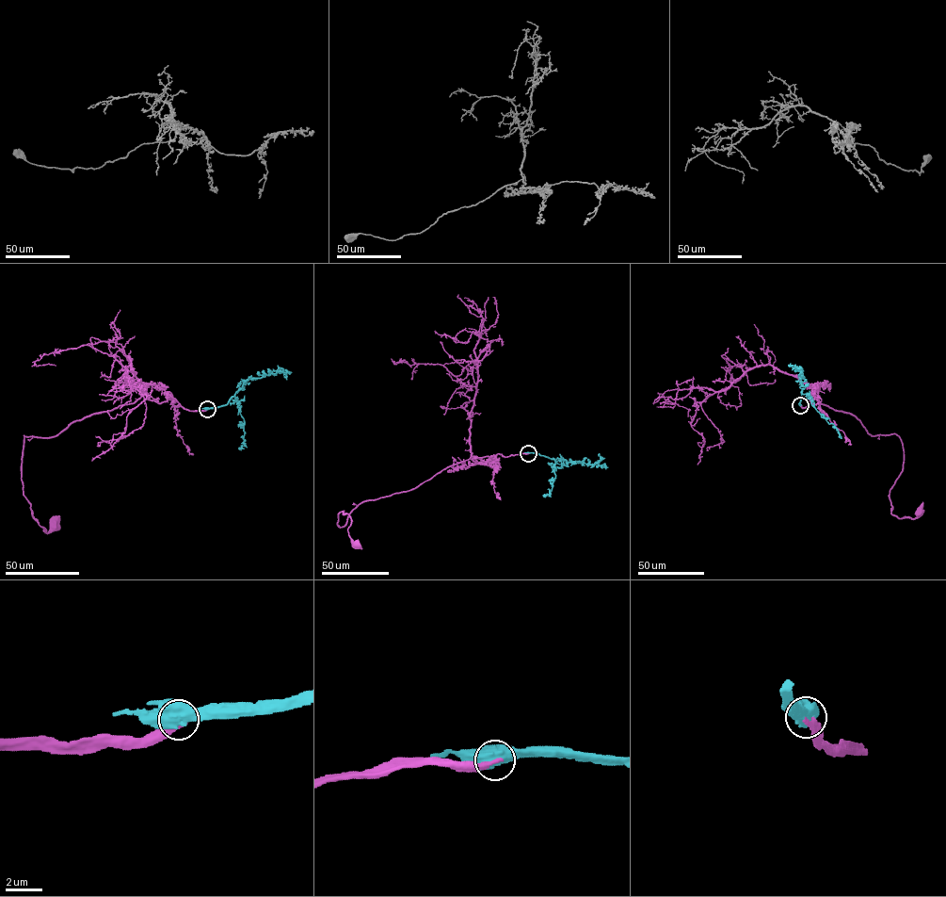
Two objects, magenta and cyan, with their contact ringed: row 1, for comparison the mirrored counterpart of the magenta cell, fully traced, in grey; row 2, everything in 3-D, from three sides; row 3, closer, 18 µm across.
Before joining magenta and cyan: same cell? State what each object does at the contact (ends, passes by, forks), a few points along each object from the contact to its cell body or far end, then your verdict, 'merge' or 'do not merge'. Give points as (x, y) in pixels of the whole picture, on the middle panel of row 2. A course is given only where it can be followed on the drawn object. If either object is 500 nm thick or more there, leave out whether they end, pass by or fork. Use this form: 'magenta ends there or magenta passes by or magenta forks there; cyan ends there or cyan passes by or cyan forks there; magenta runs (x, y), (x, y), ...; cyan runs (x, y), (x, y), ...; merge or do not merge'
magenta runs (528, 453), (472, 457), (413, 488), (360, 503), (340, 527), (340, 512), (350, 517), (347, 531), (354, 543); cyan runs (528, 453), (536, 452), (554, 461), (553, 485), (545, 497); merge

